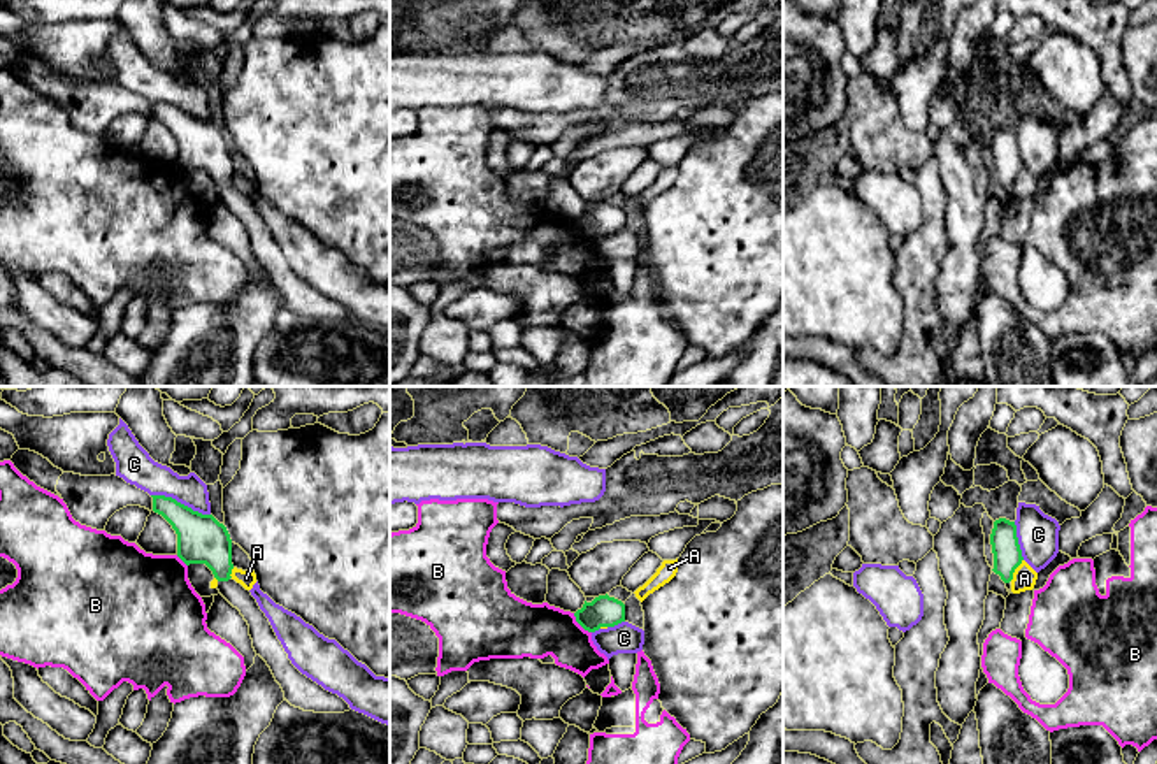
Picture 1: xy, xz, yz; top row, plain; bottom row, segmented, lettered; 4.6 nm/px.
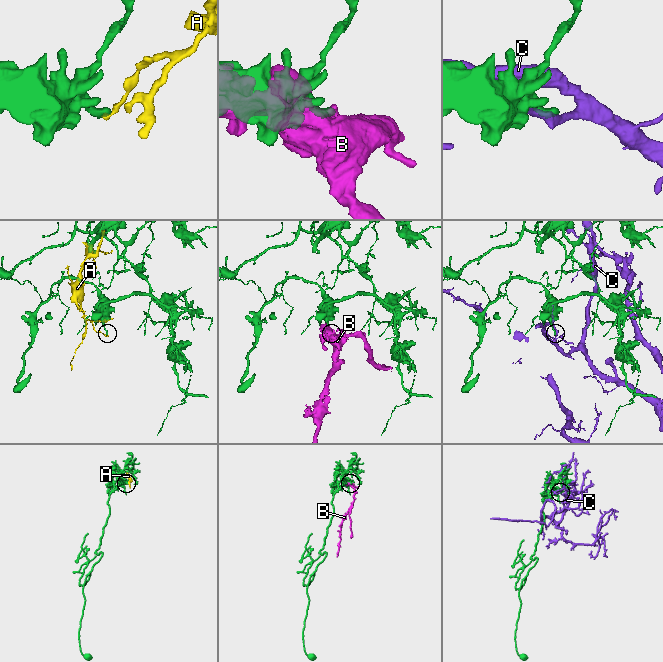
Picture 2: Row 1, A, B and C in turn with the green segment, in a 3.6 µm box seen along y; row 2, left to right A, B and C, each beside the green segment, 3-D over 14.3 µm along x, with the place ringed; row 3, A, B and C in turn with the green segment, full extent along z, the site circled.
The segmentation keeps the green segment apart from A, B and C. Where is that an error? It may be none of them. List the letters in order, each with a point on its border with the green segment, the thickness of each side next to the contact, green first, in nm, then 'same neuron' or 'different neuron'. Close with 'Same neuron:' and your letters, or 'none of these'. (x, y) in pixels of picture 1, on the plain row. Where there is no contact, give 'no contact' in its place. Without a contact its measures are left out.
A: yz (1015, 174) | 130/110 nm | different neuron
B: xz (580, 230) | 140/240 nm | different neuron
C: xy (179, 109) | 220/160 nm | different neuron
Same neuron: none of these

